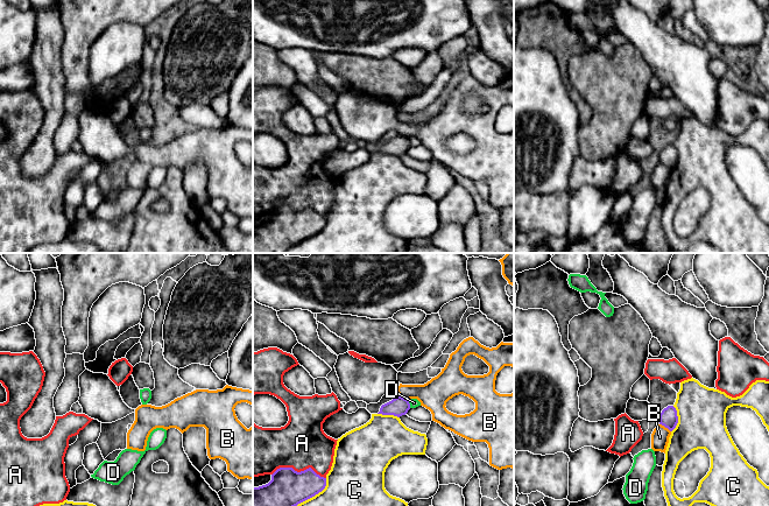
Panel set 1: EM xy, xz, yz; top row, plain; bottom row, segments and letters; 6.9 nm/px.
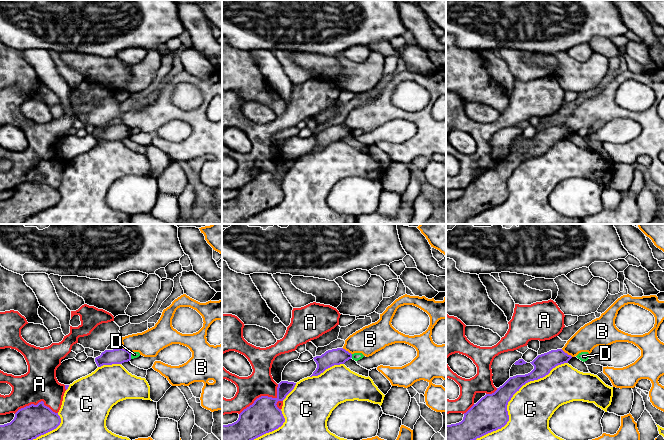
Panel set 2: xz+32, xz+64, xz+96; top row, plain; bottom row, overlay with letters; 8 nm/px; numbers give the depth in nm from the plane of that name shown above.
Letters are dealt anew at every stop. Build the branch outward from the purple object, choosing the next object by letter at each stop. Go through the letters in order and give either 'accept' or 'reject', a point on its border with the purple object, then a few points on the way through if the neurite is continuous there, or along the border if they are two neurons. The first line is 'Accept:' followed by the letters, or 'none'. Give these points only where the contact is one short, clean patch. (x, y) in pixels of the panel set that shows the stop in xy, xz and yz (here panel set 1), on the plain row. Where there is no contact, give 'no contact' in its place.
Accept: none
A: reject | xz (298, 211)
B: reject | yz (665, 166) | along yz (660, 162), (670, 170)
C: reject | yz (677, 157)
D: reject | xz (409, 142)

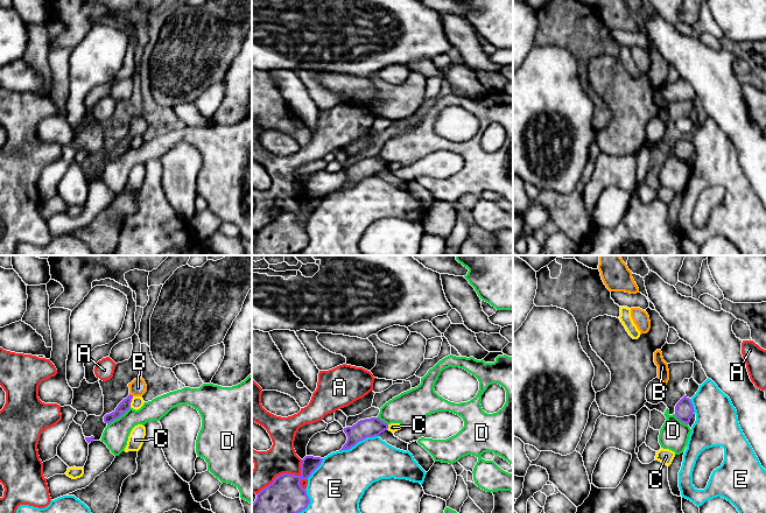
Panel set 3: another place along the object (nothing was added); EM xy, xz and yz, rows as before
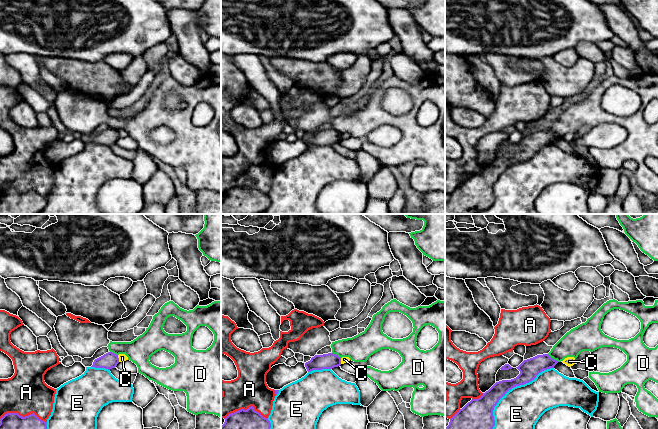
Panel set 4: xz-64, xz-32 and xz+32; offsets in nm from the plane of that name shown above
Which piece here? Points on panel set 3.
Accept: B
A: reject | xz (285, 212)
B: accept | xy (132, 134) | across xy (125, 143), (132, 134), (138, 126)
C: reject | xy (131, 140)
D: reject | xy (118, 156) | along xy (129, 146), (107, 163)
E: reject | xz (358, 180)

